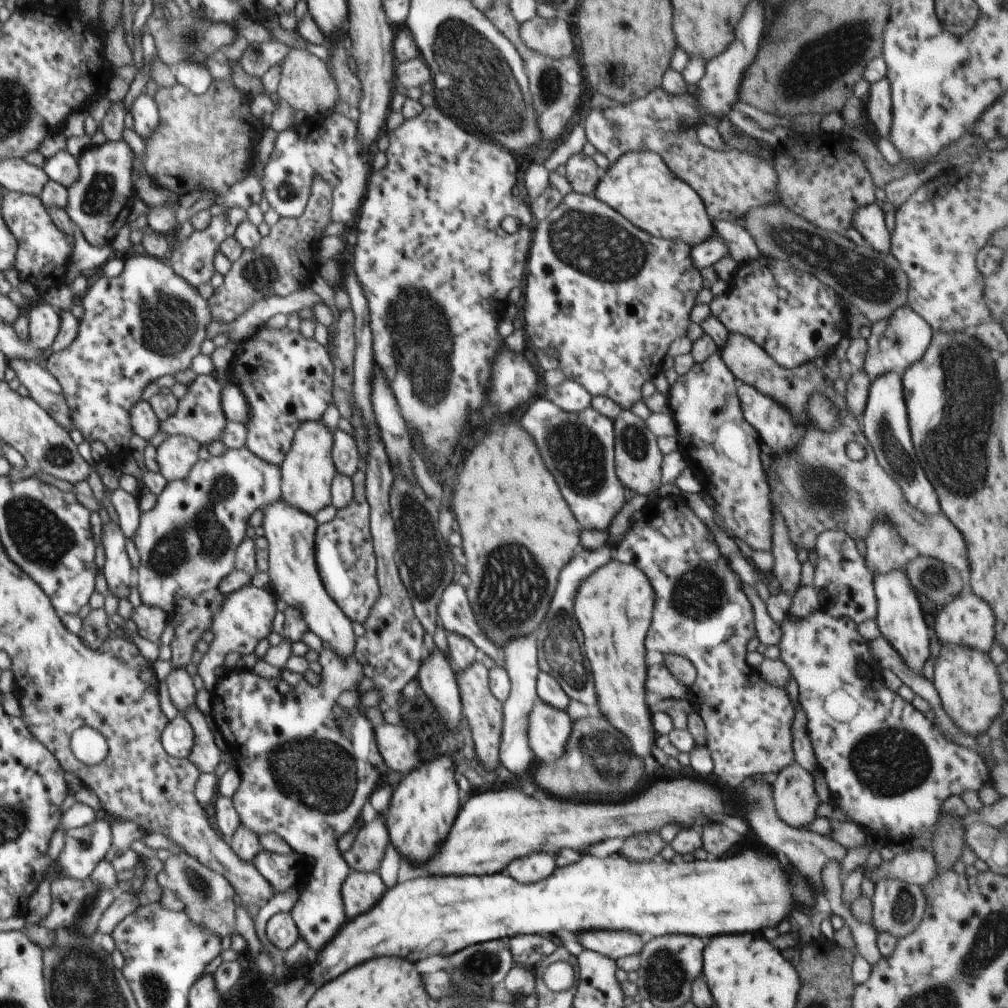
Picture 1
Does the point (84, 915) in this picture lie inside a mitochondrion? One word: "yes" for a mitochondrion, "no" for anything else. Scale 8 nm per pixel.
yes

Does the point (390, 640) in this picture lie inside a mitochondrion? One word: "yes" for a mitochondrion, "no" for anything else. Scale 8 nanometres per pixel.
no

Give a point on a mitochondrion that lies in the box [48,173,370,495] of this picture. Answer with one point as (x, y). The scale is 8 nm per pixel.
(168, 326)

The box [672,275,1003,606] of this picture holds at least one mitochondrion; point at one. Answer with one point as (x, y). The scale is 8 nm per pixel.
(968, 433)

